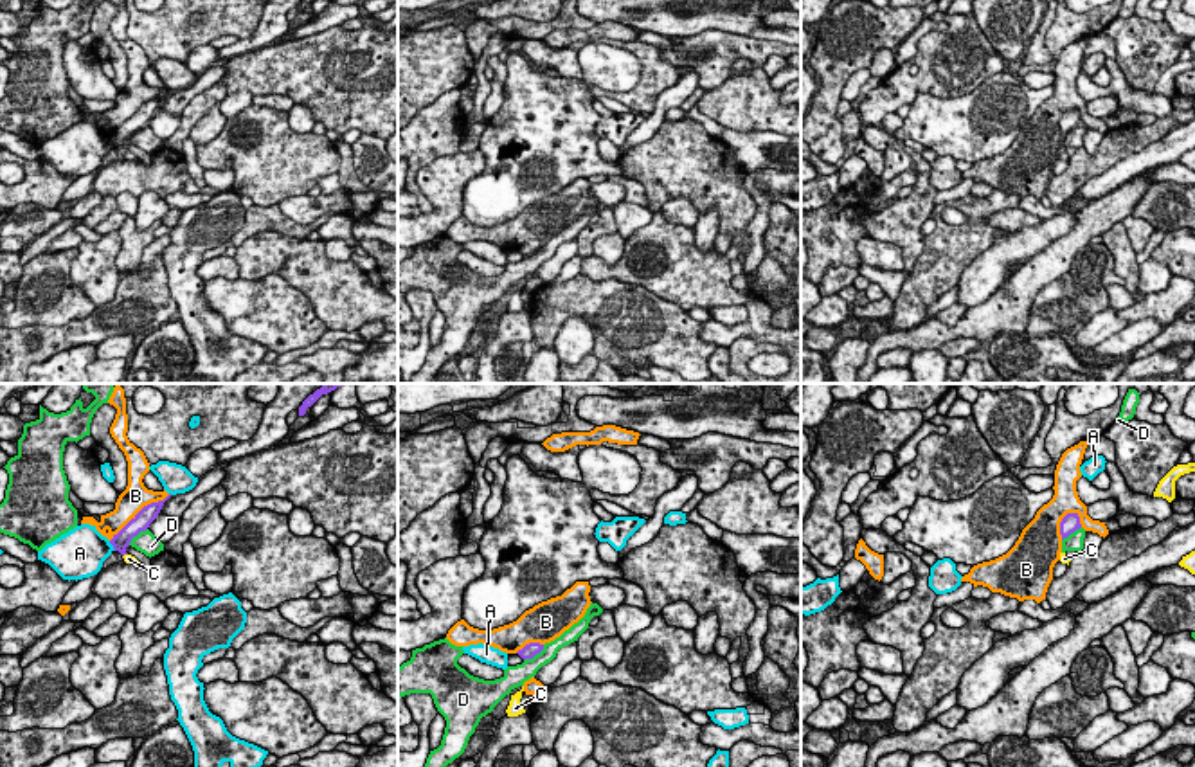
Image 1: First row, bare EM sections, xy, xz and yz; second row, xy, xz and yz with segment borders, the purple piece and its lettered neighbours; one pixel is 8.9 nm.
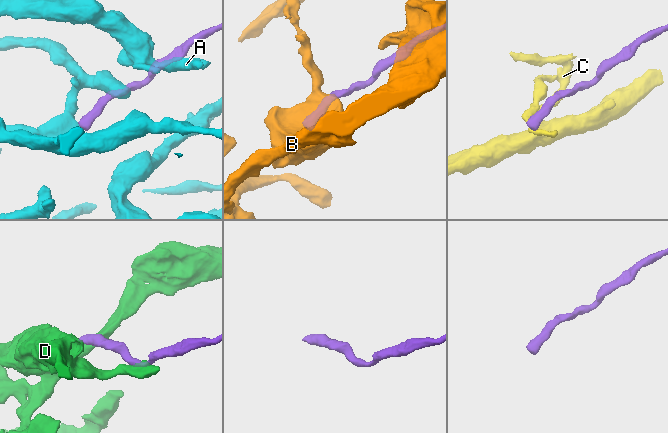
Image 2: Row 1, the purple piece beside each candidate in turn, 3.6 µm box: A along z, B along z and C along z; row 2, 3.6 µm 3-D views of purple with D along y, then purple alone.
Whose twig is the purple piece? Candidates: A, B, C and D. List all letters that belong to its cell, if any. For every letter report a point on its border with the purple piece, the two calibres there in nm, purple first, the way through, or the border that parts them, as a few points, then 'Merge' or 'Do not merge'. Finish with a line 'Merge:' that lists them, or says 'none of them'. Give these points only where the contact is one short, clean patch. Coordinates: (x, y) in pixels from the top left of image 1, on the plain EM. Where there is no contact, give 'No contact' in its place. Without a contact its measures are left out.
A: Touches purple at xy (112, 141). Thickness 160 nm (purple) against 400 nm. Do not merge
B: Touches purple at xy (139, 108). Thickness 160 nm (purple) against 240 nm. Do not merge
C: Touches purple at xy (125, 150). Thickness 160 nm (purple) against 90 nm. Boundary: xy (126, 150), (123, 153). Do not merge
D: Touches purple at xz (535, 251). Thickness 130 nm (purple) against 180 nm. Boundary: xz (544, 242), (524, 258). Do not merge
Merge: none of them

